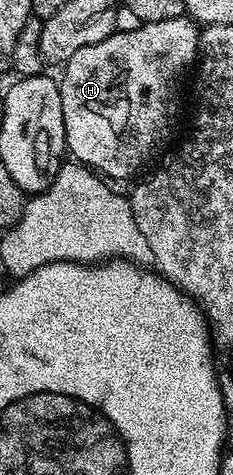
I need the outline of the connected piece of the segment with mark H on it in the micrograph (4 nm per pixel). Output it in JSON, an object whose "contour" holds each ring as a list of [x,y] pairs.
{"contour":[[[185,16],[171,18],[167,22],[141,23],[137,29],[116,31],[103,38],[103,42],[75,50],[75,54],[63,65],[65,77],[59,80],[65,143],[72,159],[84,164],[86,168],[96,170],[105,178],[131,175],[152,154],[157,139],[164,134],[165,123],[169,120],[169,104],[165,99],[173,83],[192,64],[194,67],[198,56],[199,28]]]}

